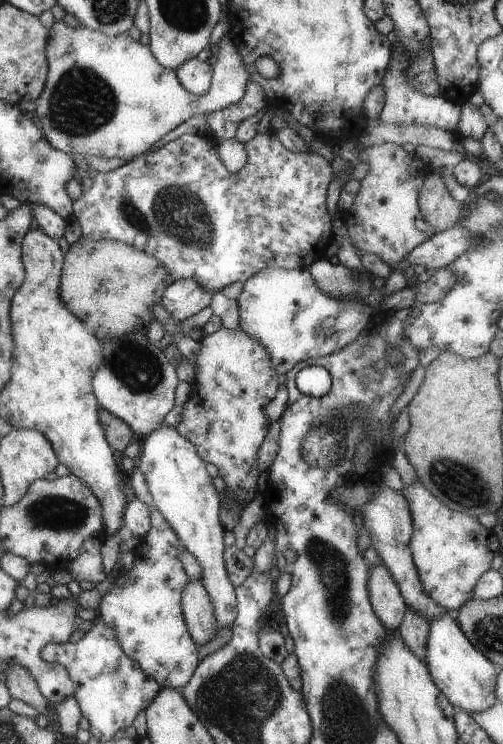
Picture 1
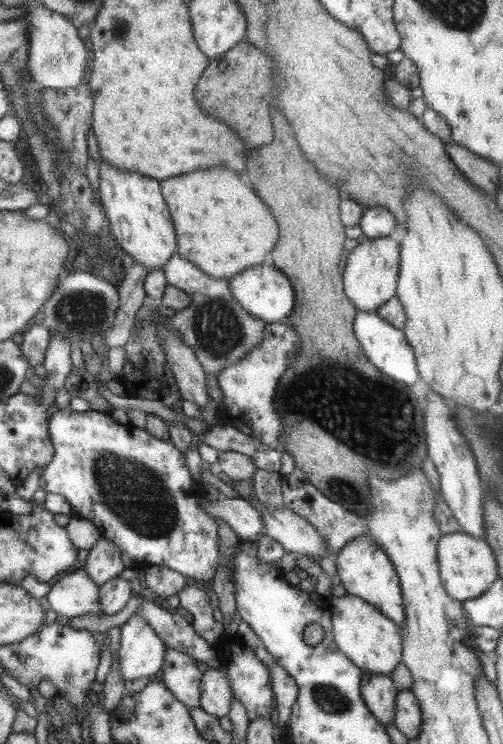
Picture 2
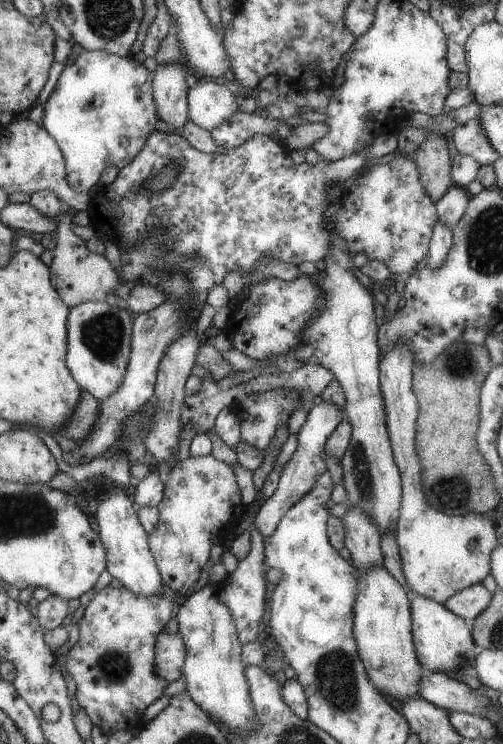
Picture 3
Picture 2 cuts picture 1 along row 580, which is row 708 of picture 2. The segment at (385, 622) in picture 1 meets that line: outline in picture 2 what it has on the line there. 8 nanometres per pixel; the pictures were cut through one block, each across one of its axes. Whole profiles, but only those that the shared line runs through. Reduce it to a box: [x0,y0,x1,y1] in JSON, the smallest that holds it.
[359,672,398,728]

